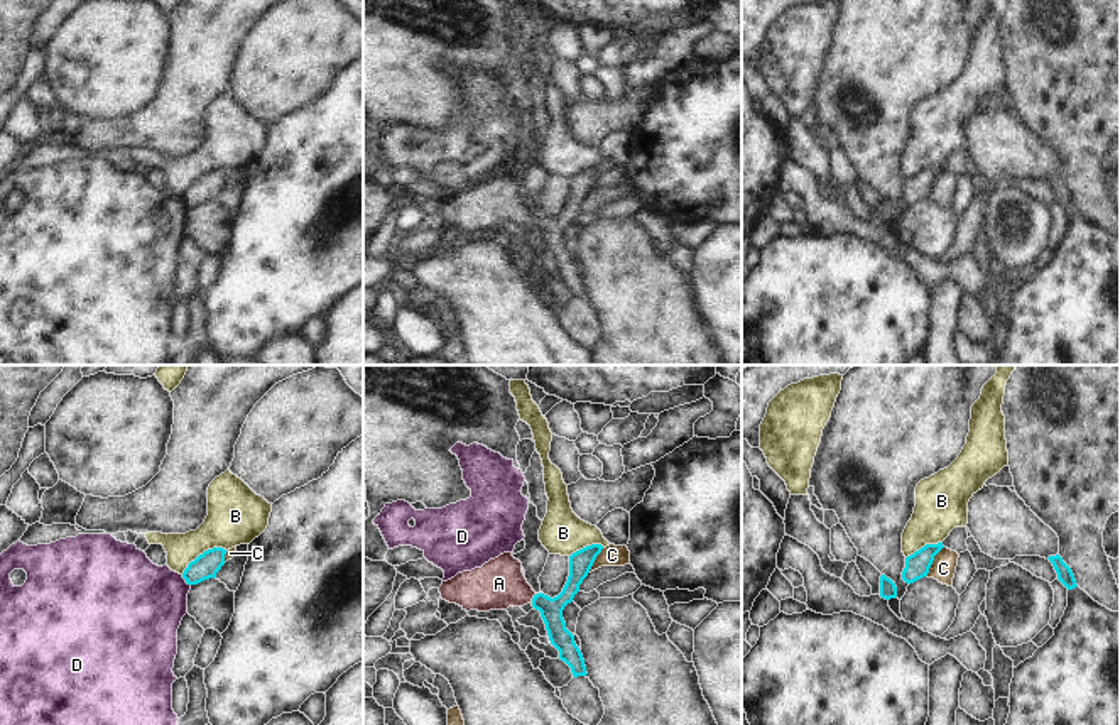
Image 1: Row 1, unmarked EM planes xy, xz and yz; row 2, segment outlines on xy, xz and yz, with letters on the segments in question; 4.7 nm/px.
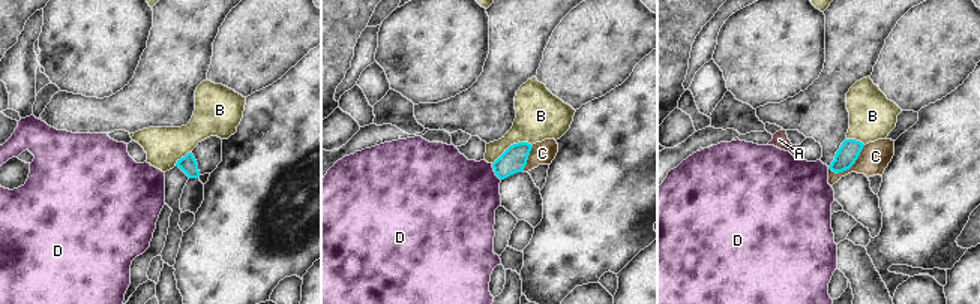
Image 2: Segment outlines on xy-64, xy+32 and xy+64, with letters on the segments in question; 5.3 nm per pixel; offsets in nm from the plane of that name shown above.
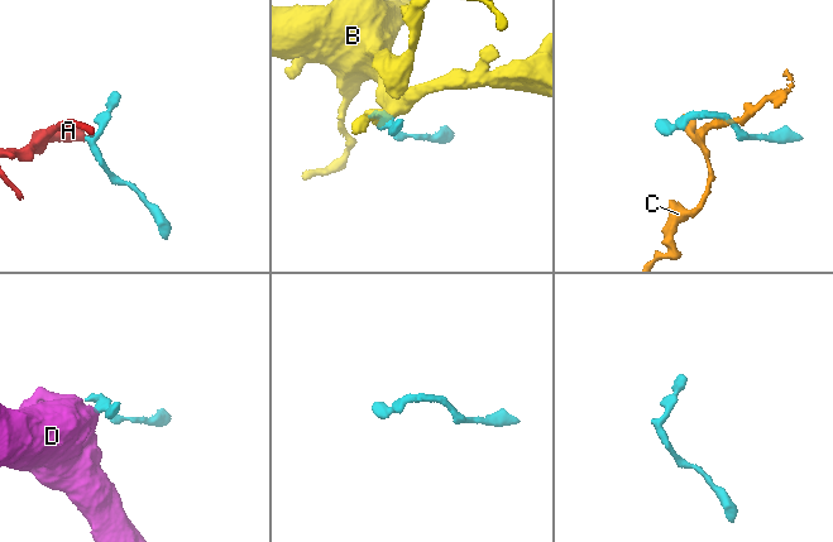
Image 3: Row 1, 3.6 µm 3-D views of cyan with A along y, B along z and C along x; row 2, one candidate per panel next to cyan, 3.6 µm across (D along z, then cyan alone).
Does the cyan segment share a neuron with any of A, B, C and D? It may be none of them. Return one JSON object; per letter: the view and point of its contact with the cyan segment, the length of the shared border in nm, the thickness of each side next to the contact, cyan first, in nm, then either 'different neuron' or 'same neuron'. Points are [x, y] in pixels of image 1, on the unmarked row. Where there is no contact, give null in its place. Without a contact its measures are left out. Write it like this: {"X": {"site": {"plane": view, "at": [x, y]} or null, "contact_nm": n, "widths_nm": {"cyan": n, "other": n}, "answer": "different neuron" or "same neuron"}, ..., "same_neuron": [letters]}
{"A": {"site": {"plane": "xz", "at": [532, 220]}, "contact_nm": 50, "widths_nm": {"cyan": 110, "other": 240}, "answer": "same neuron"}, "B": {"site": {"plane": "xy", "at": [205, 173]}, "contact_nm": 260, "widths_nm": {"cyan": 120, "other": 280}, "answer": "different neuron"}, "C": {"site": {"plane": "yz", "at": [933, 181]}, "contact_nm": 170, "widths_nm": {"cyan": 120, "other": 120}, "answer": "different neuron"}, "D": {"site": {"plane": "xy", "at": [184, 200]}, "contact_nm": 70, "widths_nm": {"cyan": 120, "other": 420}, "answer": "different neuron"}, "same_neuron": ["A"]}

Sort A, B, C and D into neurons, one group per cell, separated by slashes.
A / B / C / D

